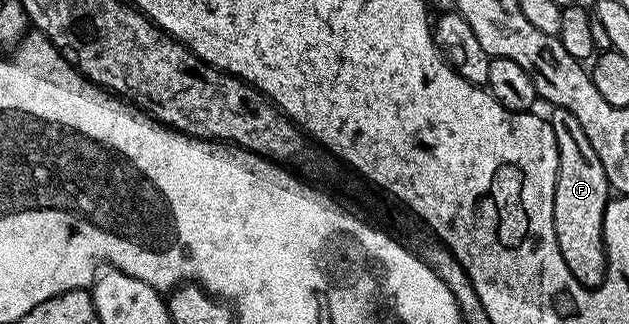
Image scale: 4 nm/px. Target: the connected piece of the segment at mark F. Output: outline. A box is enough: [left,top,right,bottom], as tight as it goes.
[549,109,611,289]

